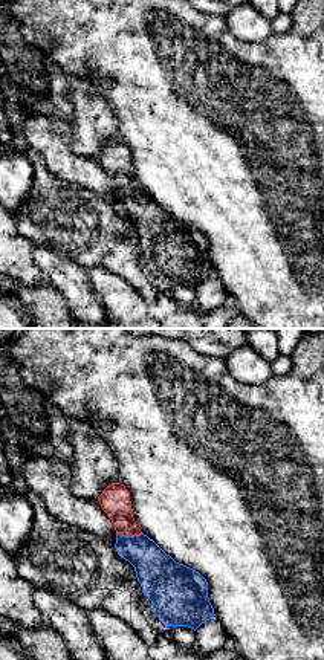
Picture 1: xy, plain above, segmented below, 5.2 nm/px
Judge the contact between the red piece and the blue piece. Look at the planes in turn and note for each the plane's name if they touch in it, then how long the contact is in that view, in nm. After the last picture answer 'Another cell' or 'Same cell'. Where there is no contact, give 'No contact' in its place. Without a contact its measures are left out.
Touches red in xy. Shared border 140 nm

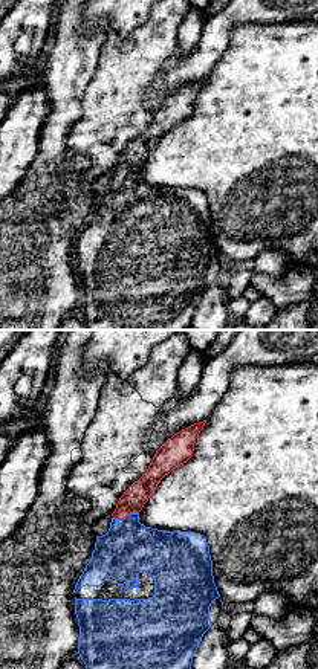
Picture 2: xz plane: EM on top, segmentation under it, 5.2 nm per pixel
Touches red in xz. Shared border 140 nm

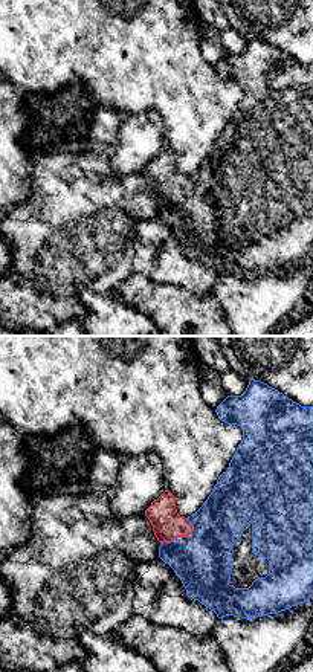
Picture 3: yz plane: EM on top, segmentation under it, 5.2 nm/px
Touches red in yz. Shared border 200 nm

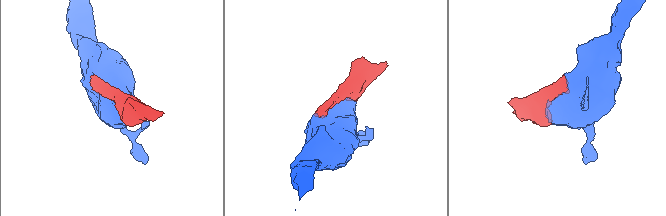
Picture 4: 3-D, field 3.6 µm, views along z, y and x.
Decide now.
Same cell

